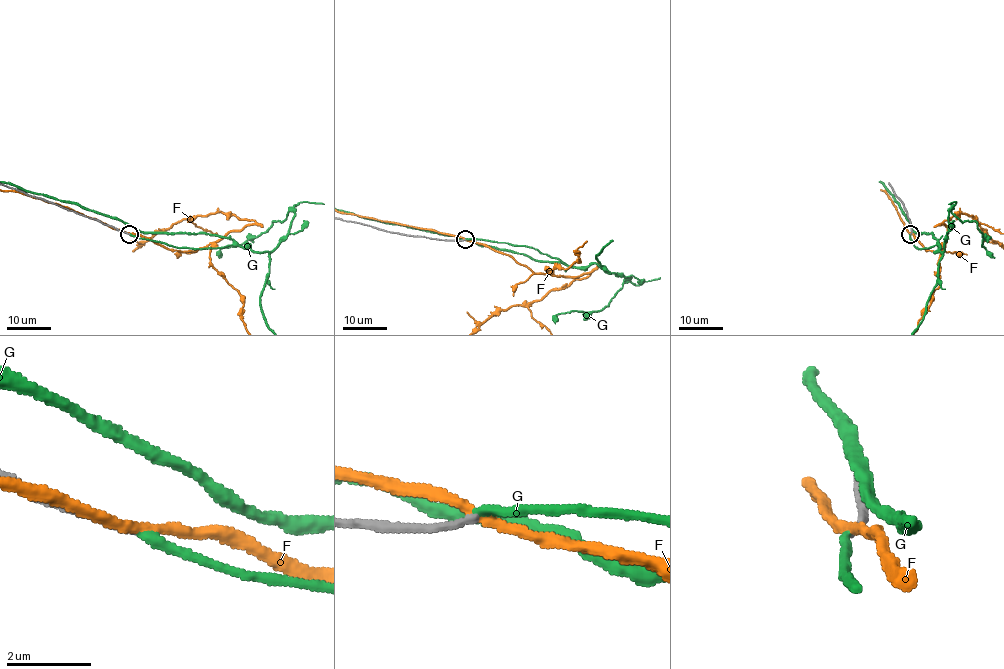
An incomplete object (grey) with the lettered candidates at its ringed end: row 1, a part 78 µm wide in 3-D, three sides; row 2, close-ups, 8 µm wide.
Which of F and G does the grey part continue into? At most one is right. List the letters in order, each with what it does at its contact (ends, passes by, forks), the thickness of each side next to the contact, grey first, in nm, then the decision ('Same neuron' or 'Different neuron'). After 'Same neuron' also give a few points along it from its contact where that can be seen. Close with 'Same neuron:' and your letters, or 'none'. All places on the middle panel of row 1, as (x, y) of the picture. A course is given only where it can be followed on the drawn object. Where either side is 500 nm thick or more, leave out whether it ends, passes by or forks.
F: It passes by. Thickness 190 nm (grey) against 240 nm. Different neuron
G: It ends there. Thickness 190 nm (grey) against 200 nm. Same neuron
Same neuron: G

